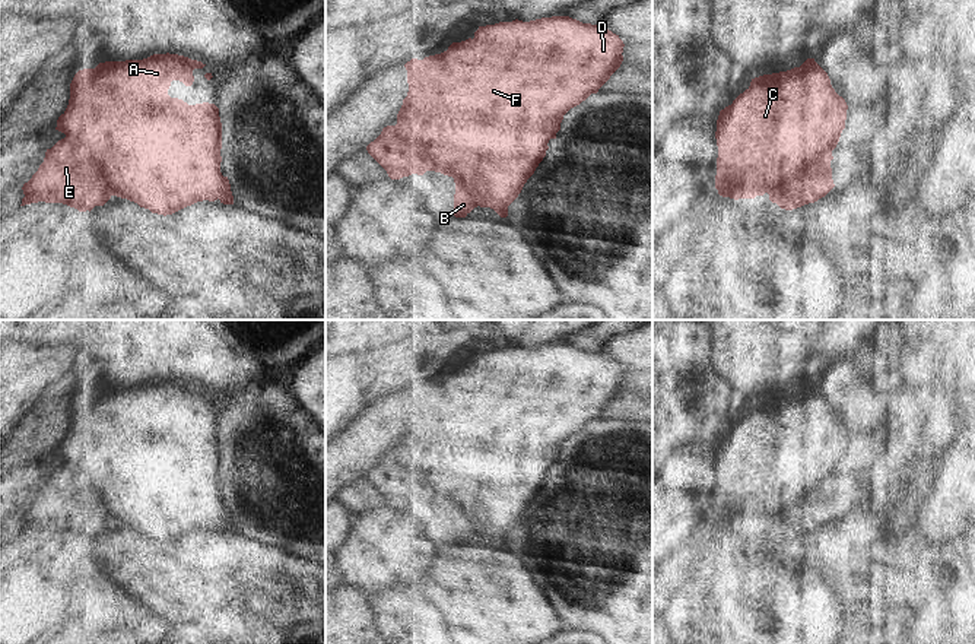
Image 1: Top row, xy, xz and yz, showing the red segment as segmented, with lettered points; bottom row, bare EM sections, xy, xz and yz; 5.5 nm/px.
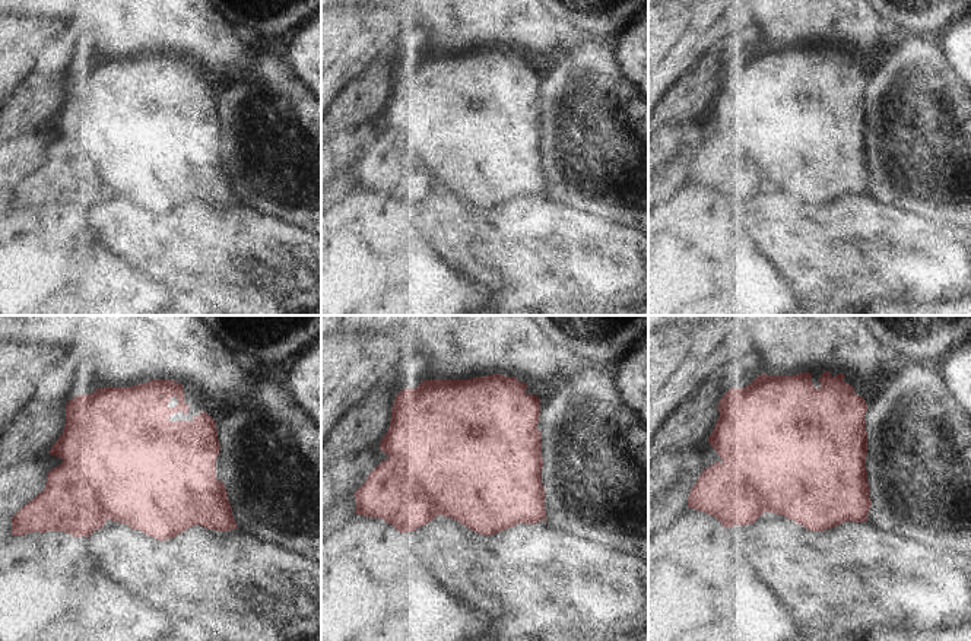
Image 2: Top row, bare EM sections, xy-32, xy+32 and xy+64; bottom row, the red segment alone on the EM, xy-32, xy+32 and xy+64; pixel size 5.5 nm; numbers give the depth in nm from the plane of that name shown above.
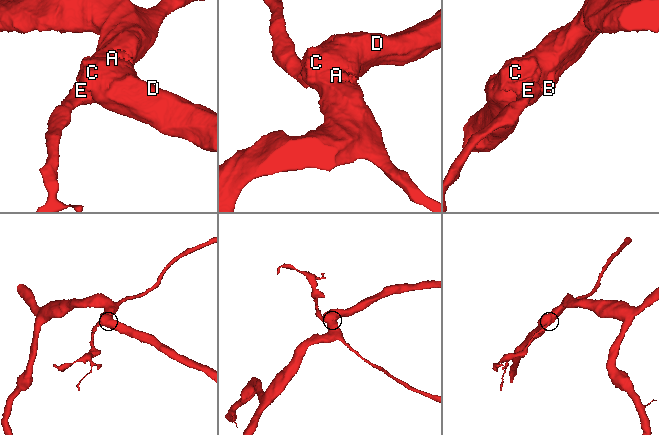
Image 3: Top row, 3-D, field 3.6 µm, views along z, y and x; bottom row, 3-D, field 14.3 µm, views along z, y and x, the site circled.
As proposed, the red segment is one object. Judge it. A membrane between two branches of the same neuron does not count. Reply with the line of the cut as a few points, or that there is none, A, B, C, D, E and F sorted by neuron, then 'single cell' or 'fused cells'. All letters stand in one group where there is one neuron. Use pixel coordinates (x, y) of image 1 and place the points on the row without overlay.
xy (66, 463), (85, 485), (94, 485), (99, 491), (114, 522) | A B C D F / E | fused cells

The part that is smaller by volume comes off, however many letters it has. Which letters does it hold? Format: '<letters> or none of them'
E

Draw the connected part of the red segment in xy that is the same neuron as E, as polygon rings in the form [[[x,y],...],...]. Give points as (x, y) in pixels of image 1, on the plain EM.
[[[69,464],[47,476],[44,489],[22,514],[22,532],[63,530],[79,539],[104,533],[114,521],[96,486],[85,486]]]

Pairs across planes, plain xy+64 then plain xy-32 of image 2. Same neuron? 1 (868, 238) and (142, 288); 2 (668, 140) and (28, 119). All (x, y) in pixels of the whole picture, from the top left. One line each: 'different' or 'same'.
1: different
2: different

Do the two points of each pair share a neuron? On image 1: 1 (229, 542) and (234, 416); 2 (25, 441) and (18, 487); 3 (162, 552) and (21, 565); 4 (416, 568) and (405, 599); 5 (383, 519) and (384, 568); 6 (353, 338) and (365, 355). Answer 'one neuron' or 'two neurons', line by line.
1: two neurons
2: two neurons
3: two neurons
4: two neurons
5: one neuron
6: one neuron

